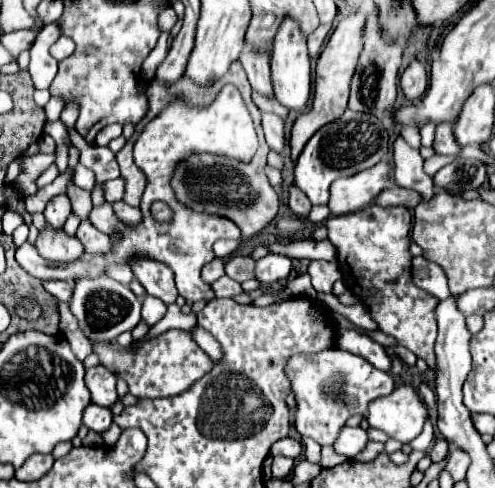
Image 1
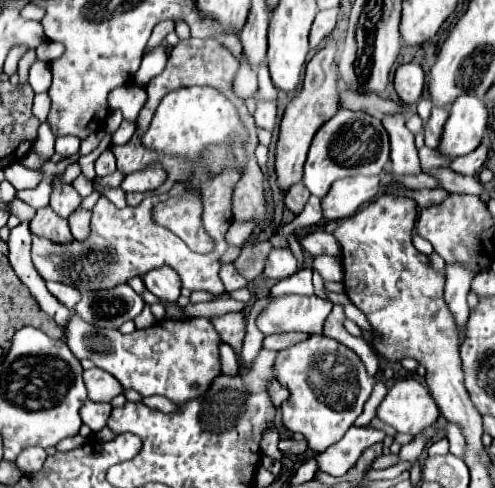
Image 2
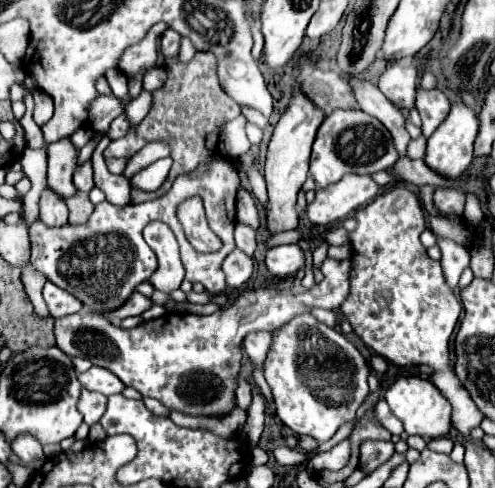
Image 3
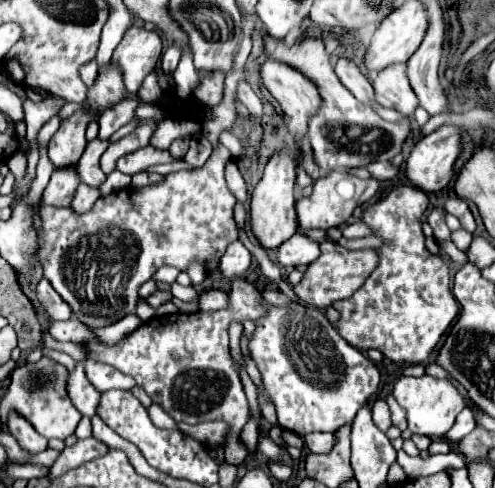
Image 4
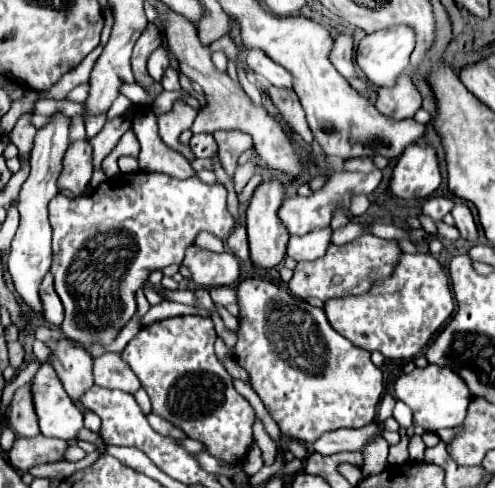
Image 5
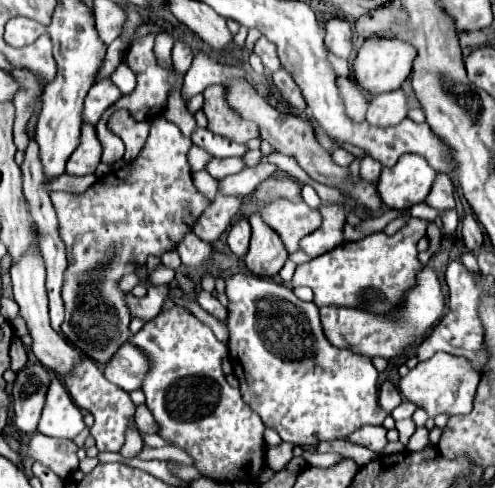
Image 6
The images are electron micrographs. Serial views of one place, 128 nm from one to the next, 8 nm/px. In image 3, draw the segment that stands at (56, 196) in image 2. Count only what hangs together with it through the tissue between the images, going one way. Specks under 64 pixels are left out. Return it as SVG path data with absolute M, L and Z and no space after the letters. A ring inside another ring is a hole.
M62 140L60 144L48 146L48 188L56 192L62 200L72 198L78 190L72 182L78 150Z

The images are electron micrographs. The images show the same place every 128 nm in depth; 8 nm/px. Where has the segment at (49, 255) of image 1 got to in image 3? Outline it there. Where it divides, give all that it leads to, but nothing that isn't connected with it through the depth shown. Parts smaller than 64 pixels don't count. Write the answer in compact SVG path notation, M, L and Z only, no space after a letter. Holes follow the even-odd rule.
M48 188L42 192L42 198L40 198L40 220L46 226L64 226L64 224L68 224L66 204L58 196L52 196L52 192L48 192Z

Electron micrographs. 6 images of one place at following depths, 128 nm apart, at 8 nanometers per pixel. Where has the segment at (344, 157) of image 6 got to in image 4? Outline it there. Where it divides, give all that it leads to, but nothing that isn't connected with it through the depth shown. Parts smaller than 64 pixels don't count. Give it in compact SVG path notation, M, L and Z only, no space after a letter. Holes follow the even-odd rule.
M376 162L376 164L370 164L368 170L372 172L372 176L374 176L376 180L394 180L394 178L402 172L400 166L394 166L394 164L390 164L390 162Z

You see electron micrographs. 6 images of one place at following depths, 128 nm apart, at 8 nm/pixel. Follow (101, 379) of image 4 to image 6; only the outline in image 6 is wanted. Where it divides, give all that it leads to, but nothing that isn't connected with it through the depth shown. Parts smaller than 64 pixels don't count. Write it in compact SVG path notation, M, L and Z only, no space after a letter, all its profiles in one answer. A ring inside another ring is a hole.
M130 342L120 346L104 368L104 376L126 392L140 388L144 372L148 372L148 362L140 356L140 352L136 352L136 348L132 348Z

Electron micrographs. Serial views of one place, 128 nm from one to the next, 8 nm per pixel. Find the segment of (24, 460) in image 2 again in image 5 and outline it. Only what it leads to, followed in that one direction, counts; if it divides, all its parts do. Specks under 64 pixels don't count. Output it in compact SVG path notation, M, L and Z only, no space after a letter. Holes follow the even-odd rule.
M28 386L16 390L8 408L8 424L18 436L34 438L40 434L36 414L32 412L32 394L28 392Z

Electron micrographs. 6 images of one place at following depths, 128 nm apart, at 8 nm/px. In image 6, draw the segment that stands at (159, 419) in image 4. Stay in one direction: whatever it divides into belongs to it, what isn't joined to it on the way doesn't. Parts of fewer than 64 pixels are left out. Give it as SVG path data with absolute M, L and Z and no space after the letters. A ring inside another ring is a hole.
M138 406L136 408L136 424L146 434L158 434L158 430L160 430L156 420L154 420L154 416L150 414L150 410L146 406Z

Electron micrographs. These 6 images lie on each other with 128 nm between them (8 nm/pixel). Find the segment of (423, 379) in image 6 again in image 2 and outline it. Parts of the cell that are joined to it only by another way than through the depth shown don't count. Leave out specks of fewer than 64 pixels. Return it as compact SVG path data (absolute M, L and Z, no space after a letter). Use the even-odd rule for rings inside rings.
M398 380L376 410L376 418L392 426L396 432L410 436L430 428L438 416L440 412L428 388L416 380Z

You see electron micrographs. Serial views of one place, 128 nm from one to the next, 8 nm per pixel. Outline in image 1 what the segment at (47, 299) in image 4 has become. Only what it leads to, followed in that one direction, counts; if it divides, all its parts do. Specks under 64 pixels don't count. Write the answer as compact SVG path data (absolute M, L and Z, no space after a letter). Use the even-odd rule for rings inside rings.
M48 280L48 282L42 282L44 288L58 300L62 302L70 302L70 296L72 296L72 286L64 280Z

